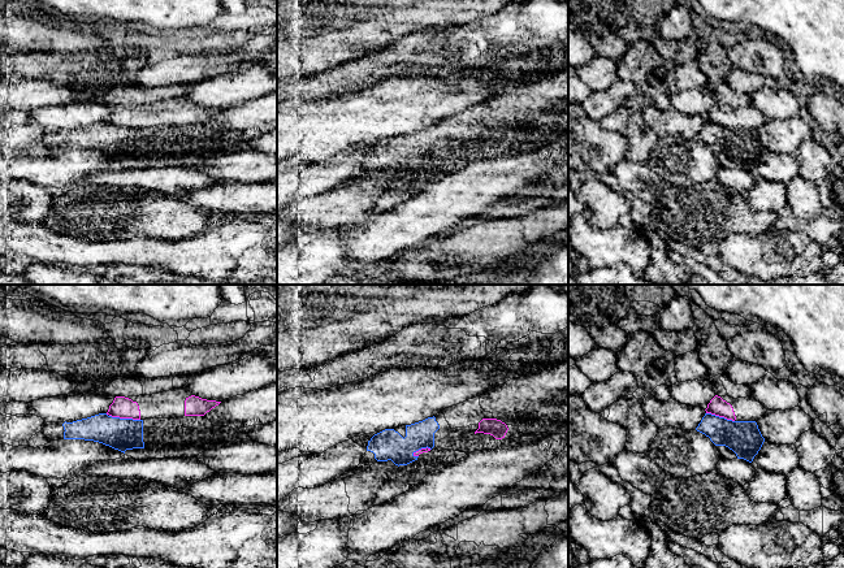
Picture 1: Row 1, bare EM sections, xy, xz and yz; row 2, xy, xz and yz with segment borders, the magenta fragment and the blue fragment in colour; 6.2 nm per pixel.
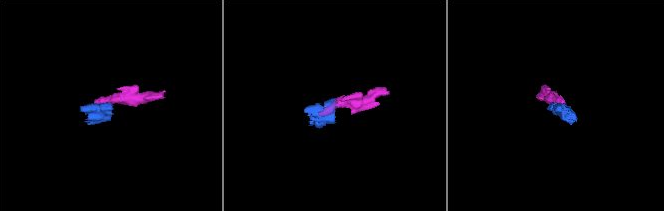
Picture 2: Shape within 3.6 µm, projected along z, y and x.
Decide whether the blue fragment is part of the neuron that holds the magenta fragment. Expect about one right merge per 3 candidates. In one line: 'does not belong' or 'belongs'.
does not belong

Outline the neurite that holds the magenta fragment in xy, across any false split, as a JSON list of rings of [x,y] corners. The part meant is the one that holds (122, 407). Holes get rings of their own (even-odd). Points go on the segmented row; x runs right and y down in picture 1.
[[[181,387],[152,395],[116,396],[107,415],[133,420],[204,416],[220,403],[202,399]]]

